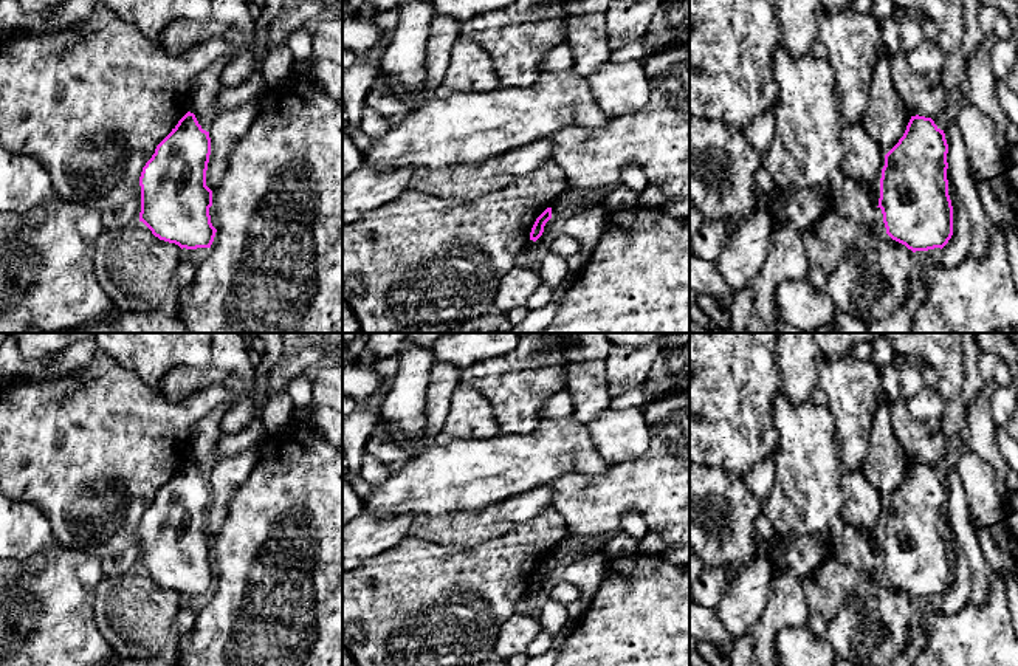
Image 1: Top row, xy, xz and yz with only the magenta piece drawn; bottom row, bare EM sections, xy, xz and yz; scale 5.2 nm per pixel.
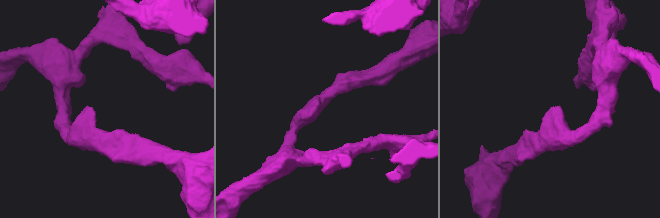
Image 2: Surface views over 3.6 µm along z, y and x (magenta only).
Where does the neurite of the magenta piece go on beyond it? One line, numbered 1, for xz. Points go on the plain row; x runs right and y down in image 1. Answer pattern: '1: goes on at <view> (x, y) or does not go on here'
1: does not go on here

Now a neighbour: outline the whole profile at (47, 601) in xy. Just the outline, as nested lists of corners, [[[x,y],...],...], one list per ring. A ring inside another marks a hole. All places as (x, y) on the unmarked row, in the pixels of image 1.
[[[57,542],[26,559],[0,559],[0,666],[102,666],[116,658],[95,621],[95,595],[102,579],[98,558]]]

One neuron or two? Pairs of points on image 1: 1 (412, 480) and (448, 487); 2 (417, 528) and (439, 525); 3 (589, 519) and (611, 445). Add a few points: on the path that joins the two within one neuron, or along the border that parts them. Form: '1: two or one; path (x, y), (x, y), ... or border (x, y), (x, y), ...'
1: one; path (422, 482), (439, 482)
2: one; path (422, 528), (434, 528)
3: two; border (645, 453), (611, 465)

